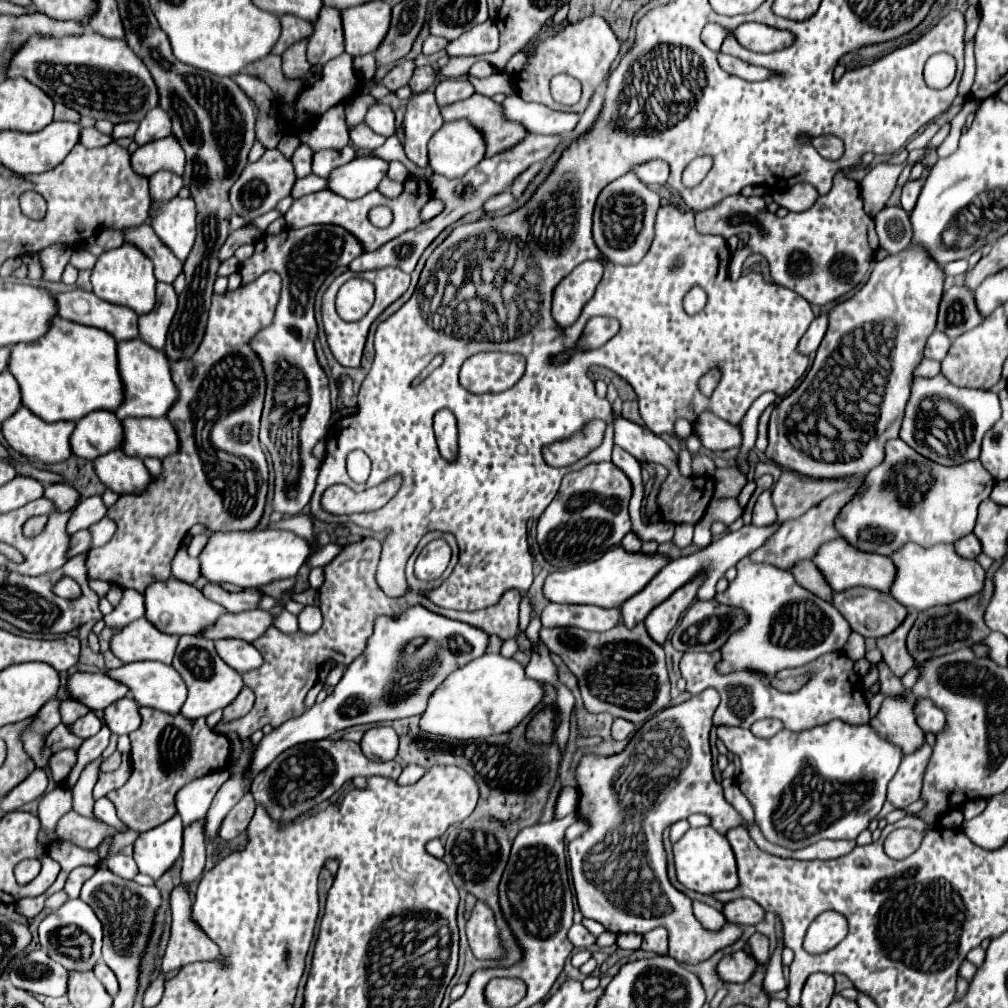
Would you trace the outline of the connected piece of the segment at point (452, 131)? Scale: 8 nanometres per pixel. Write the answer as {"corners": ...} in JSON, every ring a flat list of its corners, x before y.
{"corners":[[456,120,456,122,442,124,442,128,430,138,428,160,432,158,430,166,436,174,442,174,446,178,458,178,458,176,464,176,470,168,474,168,484,158,484,150,486,150,486,144,480,132,476,132,476,128,472,128,472,124,468,124,466,120]]}

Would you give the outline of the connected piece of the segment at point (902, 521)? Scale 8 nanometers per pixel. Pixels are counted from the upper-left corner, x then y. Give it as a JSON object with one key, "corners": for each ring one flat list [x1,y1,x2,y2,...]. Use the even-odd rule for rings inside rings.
{"corners":[[900,438,888,440,882,464,878,464,876,468,870,470,870,474,866,476,866,480,860,488,860,496,856,496,856,500,852,500,852,504,846,504,846,508,840,510,840,516,836,518,836,528,838,528,840,536,844,536,858,550,876,552,876,554,884,554,884,556,888,556,890,552,894,552,898,546,902,546,906,542,916,542,920,546,934,546,934,544,942,544,942,542,954,544,956,538,966,536,974,530,978,504,990,496,994,484,996,482,982,468,982,464,978,460,960,464,956,468,946,468,946,466,940,466,940,464,920,456,916,450,912,450]]}

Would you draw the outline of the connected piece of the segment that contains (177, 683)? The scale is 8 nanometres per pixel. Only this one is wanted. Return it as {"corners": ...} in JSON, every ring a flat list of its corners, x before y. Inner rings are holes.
{"corners":[[139,661,109,670,108,674,114,680,118,680,120,684,128,686,128,696,136,700,140,706,160,708,162,712,178,714,180,704,186,700,186,684,184,684,182,676,174,670,174,666,157,661]]}

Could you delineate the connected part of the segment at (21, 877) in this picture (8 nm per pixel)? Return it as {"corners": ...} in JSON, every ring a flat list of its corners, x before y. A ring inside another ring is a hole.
{"corners":[[22,860,18,866,16,866,16,870,14,870,14,874,16,874,16,880,18,880,18,884,28,884,28,882,32,882,36,876,38,876,38,872,40,872,40,860]]}

